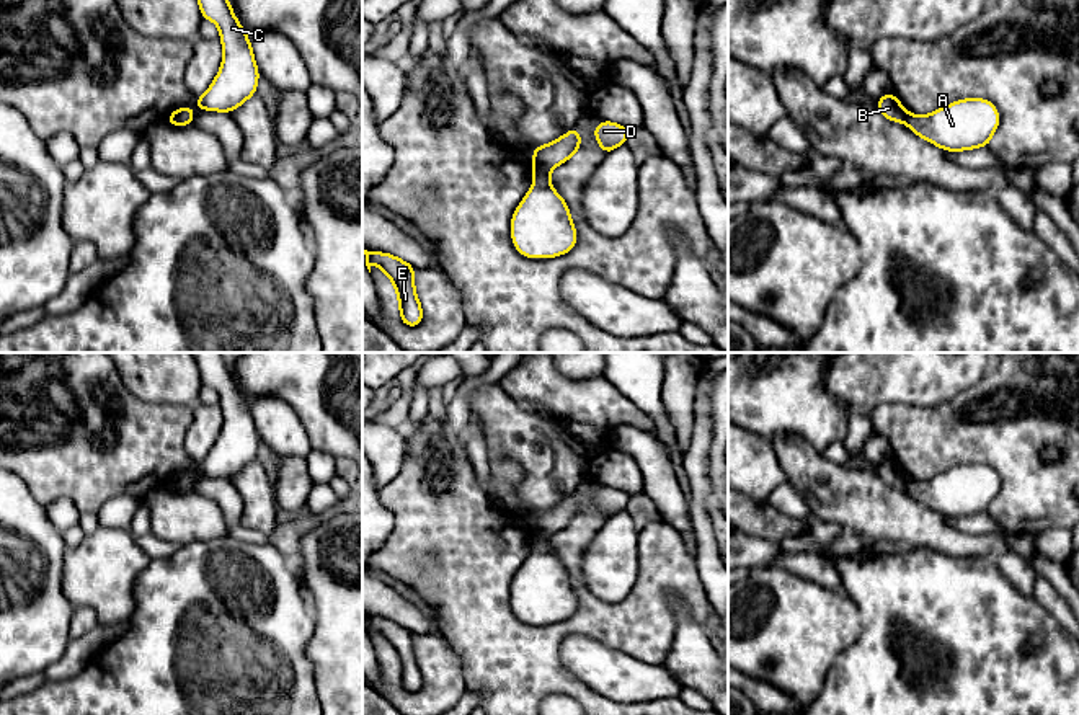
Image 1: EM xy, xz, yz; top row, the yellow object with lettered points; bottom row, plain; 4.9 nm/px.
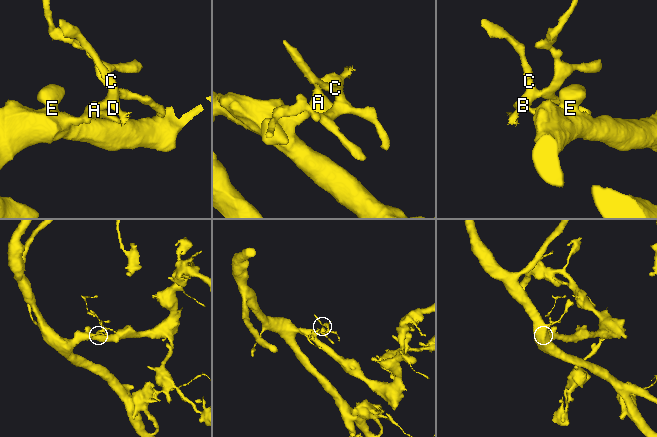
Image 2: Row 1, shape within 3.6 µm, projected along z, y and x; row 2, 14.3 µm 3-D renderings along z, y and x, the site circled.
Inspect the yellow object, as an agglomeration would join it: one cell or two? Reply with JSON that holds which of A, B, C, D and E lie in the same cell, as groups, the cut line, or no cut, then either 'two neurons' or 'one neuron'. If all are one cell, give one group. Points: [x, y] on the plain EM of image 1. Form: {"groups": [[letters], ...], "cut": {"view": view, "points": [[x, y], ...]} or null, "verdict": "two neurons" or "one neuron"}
{"groups": [["A", "E"], ["B", "C", "D"]], "cut": {"view": "xz", "points": [[534, 528], [549, 536]]}, "verdict": "two neurons"}

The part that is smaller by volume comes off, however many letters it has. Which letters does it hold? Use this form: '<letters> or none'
B, C, D

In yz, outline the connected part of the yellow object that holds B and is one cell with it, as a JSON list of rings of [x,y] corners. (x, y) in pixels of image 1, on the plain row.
[[[893,459],[883,460],[875,472],[880,475],[880,478],[893,486],[893,488],[904,488],[909,482],[908,475],[898,467],[898,464]]]

